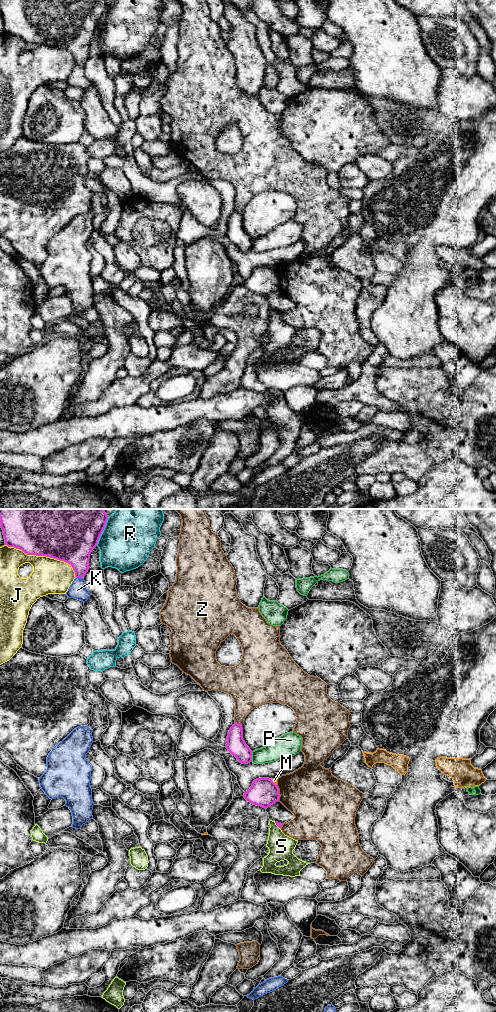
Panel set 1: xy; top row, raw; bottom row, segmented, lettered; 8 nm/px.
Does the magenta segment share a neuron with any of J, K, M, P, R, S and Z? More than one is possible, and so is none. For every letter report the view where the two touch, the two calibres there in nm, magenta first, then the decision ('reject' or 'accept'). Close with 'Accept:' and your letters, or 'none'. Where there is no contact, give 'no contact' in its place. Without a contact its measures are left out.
J: xy | 500/280 nm | reject
K: xy | 280/140 nm | reject
M: xy | 220/30 nm | reject
P: xy | 150/170 nm | reject
R: xy | 500/420 nm | reject
S: xy | 40/200 nm | reject
Z: xy | 220/420 nm | reject
Accept: none

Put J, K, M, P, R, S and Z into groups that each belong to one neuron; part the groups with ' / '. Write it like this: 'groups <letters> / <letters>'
groups J / K / M / P / R / S / Z

